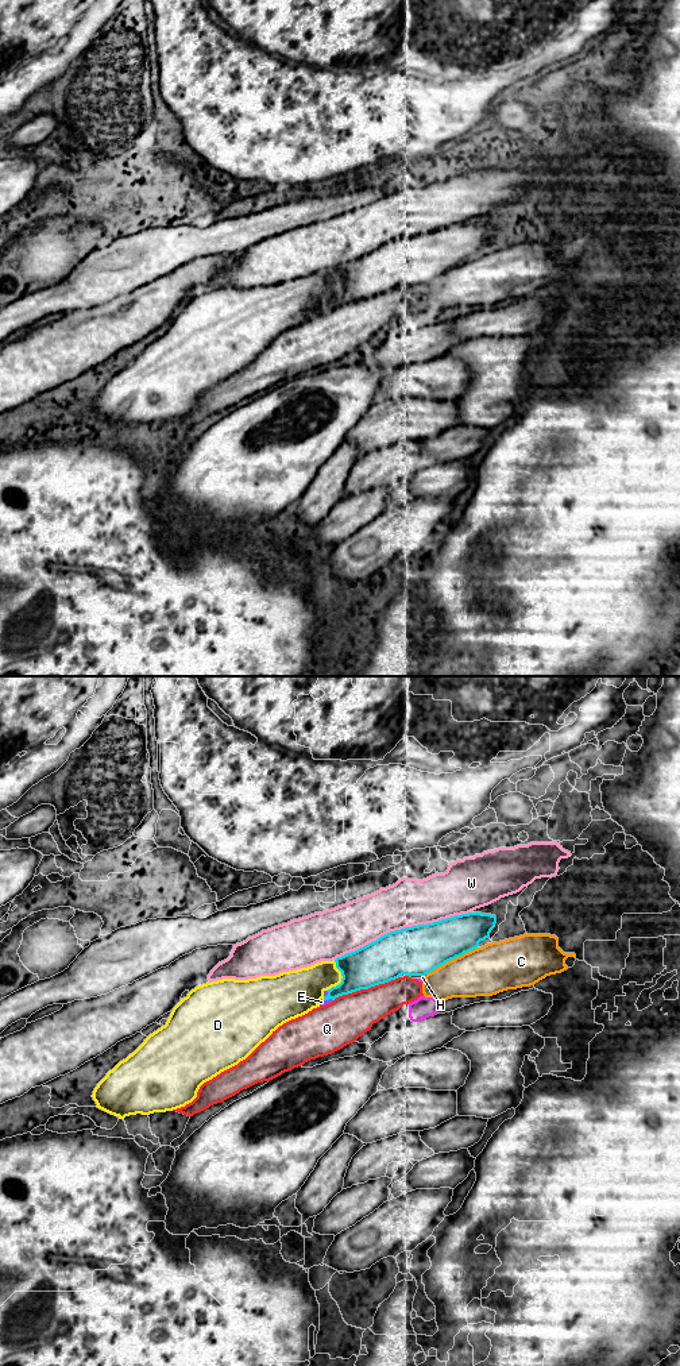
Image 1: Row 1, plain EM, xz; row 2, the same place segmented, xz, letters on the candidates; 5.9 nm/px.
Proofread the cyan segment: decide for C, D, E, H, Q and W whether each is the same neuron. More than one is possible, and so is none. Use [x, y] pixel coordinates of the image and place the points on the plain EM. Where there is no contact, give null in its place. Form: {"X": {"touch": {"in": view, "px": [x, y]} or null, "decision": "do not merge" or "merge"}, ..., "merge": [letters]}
{"C": {"touch": {"in": "xz", "px": [452, 267]}, "decision": "do not merge"}, "D": {"touch": {"in": "xz", "px": [343, 286]}, "decision": "do not merge"}, "E": {"touch": {"in": "xz", "px": [328, 308]}, "decision": "do not merge"}, "H": {"touch": {"in": "xz", "px": [424, 284]}, "decision": "do not merge"}, "Q": {"touch": {"in": "xz", "px": [366, 297]}, "decision": "do not merge"}, "W": {"touch": {"in": "xz", "px": [402, 238]}, "decision": "do not merge"}, "merge": []}

